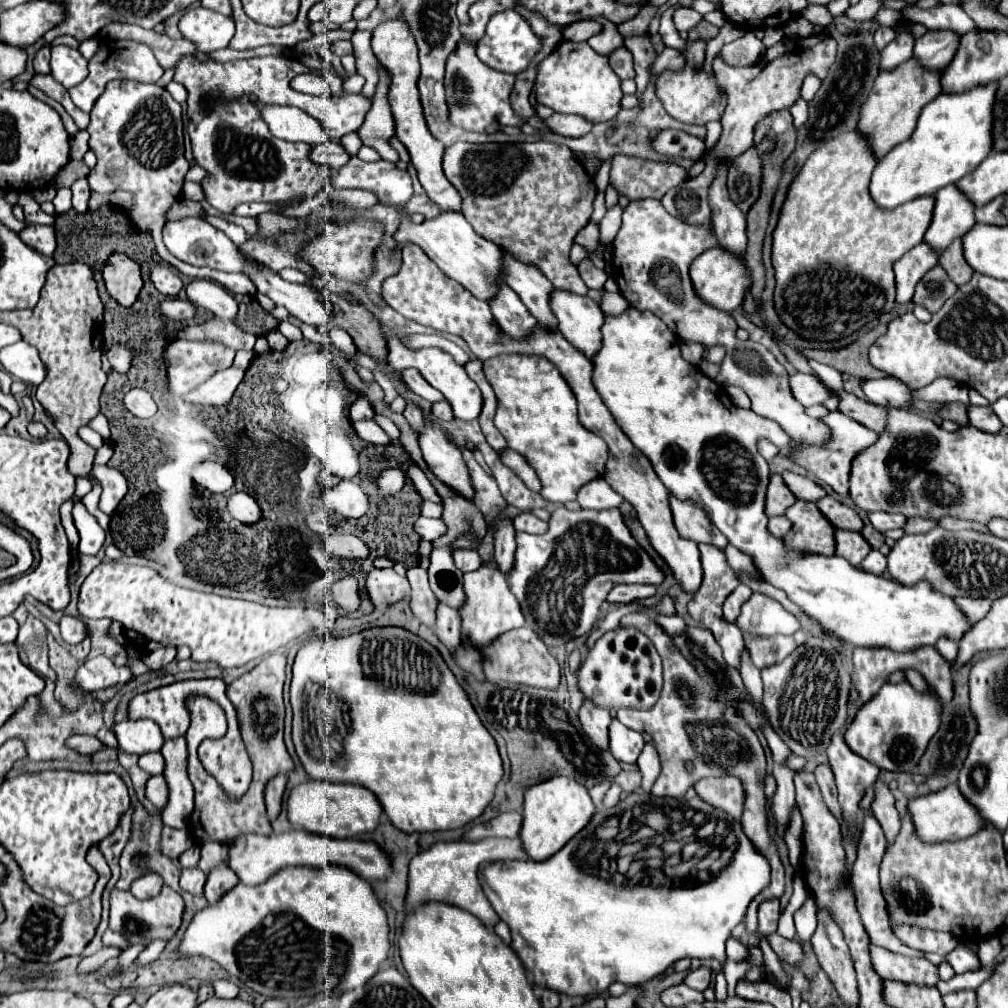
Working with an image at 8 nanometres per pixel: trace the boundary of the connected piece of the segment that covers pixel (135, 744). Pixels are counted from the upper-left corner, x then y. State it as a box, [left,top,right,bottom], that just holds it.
[113,720,163,754]

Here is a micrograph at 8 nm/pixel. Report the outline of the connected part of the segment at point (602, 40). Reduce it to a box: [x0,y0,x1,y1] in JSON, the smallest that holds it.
[587,18,624,55]

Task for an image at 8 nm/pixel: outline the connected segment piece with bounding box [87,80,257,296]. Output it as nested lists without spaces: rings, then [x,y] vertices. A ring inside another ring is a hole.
[[[131,80],[109,82],[103,96],[91,110],[91,122],[87,132],[91,134],[89,146],[97,156],[97,166],[89,174],[91,200],[89,210],[97,210],[99,204],[117,204],[133,216],[133,224],[141,230],[149,230],[155,248],[163,260],[173,264],[181,274],[189,278],[207,278],[233,294],[255,294],[255,284],[245,274],[227,274],[213,268],[199,268],[177,260],[163,244],[163,226],[167,222],[169,208],[181,200],[181,188],[189,162],[183,156],[183,120],[181,106],[171,98],[165,88],[155,84],[139,84]]]

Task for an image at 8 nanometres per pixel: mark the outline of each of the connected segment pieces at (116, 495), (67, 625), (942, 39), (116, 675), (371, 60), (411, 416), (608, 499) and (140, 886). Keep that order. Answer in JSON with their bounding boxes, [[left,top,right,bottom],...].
[[95,466,127,514],[61,614,88,644],[913,30,959,70],[77,658,133,692],[353,30,377,96],[403,402,423,434],[577,477,623,510],[131,874,163,898]]

